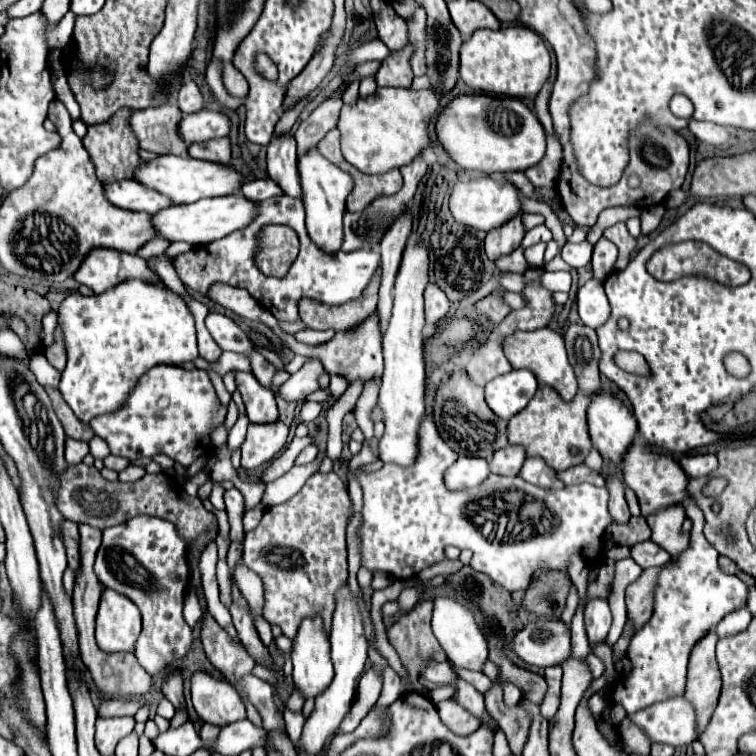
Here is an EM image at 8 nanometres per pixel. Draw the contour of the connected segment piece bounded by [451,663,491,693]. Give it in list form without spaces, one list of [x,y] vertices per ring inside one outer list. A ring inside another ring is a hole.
[[[451,663],[451,667],[455,669],[455,673],[461,677],[461,679],[465,679],[467,683],[471,683],[479,693],[487,693],[489,689],[491,689],[491,679],[487,677],[487,675],[483,675],[483,673],[477,673],[477,671],[469,671],[469,669],[461,669],[461,667],[455,667],[453,663]]]

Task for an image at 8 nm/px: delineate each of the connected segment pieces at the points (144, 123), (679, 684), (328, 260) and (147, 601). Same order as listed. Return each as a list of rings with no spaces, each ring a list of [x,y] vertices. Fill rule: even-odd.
[[[175,103],[133,111],[129,123],[139,139],[139,147],[157,155],[187,157],[187,143],[179,137],[179,121],[183,113]]]
[[[685,499],[683,507],[693,523],[689,547],[677,557],[677,561],[661,567],[653,591],[655,611],[649,623],[633,635],[627,649],[633,671],[619,683],[621,691],[611,691],[611,701],[623,705],[627,713],[635,713],[653,703],[683,695],[691,649],[701,637],[717,627],[725,615],[745,607],[747,603],[749,587],[735,575],[727,575],[719,569],[719,555],[715,547],[703,539],[703,511],[699,511],[691,499]]]
[[[287,195],[271,197],[271,199],[259,203],[259,213],[261,213],[259,219],[255,219],[251,223],[251,227],[245,227],[243,231],[235,231],[205,247],[193,247],[189,253],[177,255],[175,269],[177,269],[179,279],[203,295],[217,281],[227,283],[231,287],[243,287],[249,291],[249,295],[255,301],[259,301],[265,309],[269,309],[275,315],[275,319],[299,321],[299,313],[297,313],[299,299],[311,297],[311,299],[323,301],[327,305],[341,305],[341,303],[353,301],[363,293],[363,287],[367,287],[373,271],[381,263],[381,255],[375,251],[369,251],[369,249],[357,249],[351,253],[337,251],[333,255],[323,253],[307,235],[305,209],[299,199],[291,199]],[[265,225],[287,225],[299,237],[299,243],[301,243],[299,255],[283,279],[265,277],[255,263],[255,255],[259,251],[257,235]]]
[[[139,515],[123,525],[103,529],[95,575],[105,587],[129,597],[139,607],[143,631],[135,645],[135,657],[149,675],[161,677],[167,667],[187,655],[191,627],[183,621],[183,595],[189,585],[189,565],[183,539],[171,523],[159,517]]]

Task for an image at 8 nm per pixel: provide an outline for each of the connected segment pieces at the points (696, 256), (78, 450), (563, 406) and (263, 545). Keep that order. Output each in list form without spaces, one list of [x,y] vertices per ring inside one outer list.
[[[685,241],[677,244],[665,245],[657,249],[651,259],[647,261],[647,271],[659,279],[659,281],[675,281],[685,275],[707,275],[723,285],[743,285],[751,279],[751,273],[745,265],[741,263],[731,263],[727,257],[721,257],[719,253],[711,251],[705,243],[701,241]]]
[[[67,439],[65,441],[65,461],[69,465],[81,463],[87,453],[89,453],[89,445],[85,441],[77,441],[77,439]]]
[[[539,385],[529,405],[519,415],[509,419],[507,439],[511,445],[521,445],[527,457],[545,459],[545,463],[555,471],[579,465],[585,461],[587,453],[593,447],[587,431],[587,407],[589,407],[589,397],[583,393],[575,395],[573,401],[565,403],[555,389]]]
[[[315,473],[299,489],[297,495],[281,505],[267,507],[261,523],[251,533],[245,533],[243,561],[255,571],[265,585],[265,607],[263,617],[269,623],[281,627],[285,637],[295,637],[305,617],[321,617],[323,631],[331,633],[331,617],[335,611],[335,591],[347,581],[347,549],[345,549],[345,527],[351,515],[351,497],[343,481],[335,473]]]

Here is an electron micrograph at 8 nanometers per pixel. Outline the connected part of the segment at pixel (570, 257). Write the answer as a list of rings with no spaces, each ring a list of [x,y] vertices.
[[[587,241],[581,243],[565,243],[565,247],[561,249],[561,257],[567,265],[579,269],[585,267],[591,261],[591,253],[593,253],[593,245]]]

